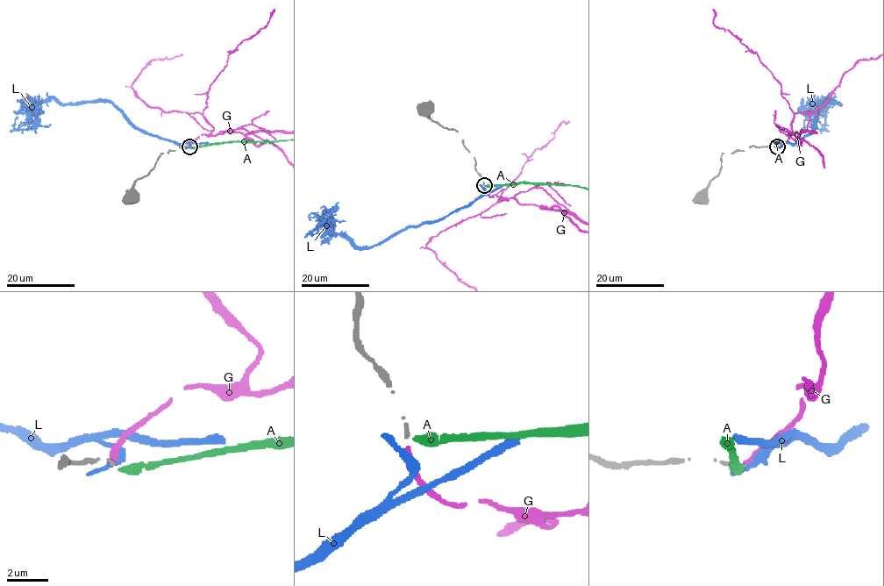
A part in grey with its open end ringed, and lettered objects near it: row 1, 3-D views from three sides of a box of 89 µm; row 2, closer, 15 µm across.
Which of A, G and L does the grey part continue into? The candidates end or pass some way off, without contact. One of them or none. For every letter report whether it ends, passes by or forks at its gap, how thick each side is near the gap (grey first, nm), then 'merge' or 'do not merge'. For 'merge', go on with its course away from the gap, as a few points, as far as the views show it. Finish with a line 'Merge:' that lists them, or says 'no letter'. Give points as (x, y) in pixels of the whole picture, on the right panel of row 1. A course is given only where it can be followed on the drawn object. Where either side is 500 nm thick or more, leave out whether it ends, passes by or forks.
A: it ends there; 170 nm thick on the grey side, 400 nm on the other; do not merge
G: it ends there; 170 nm thick on the grey side, 260 nm on the other; merge
L: it passes by; 170 nm thick on the grey side, 280 nm on the other; do not merge
Merge: G

